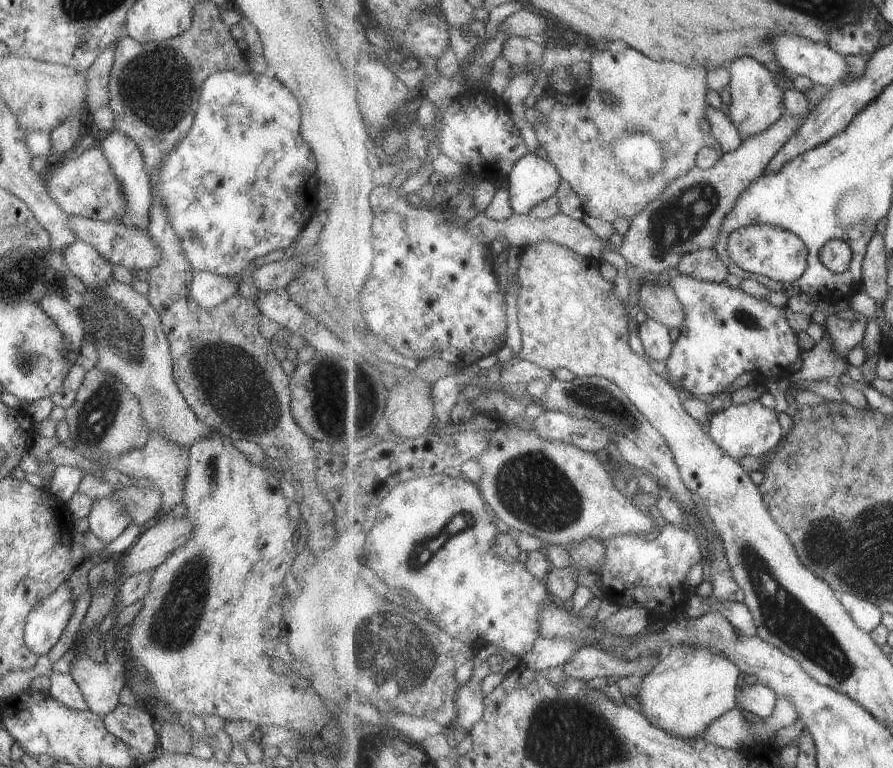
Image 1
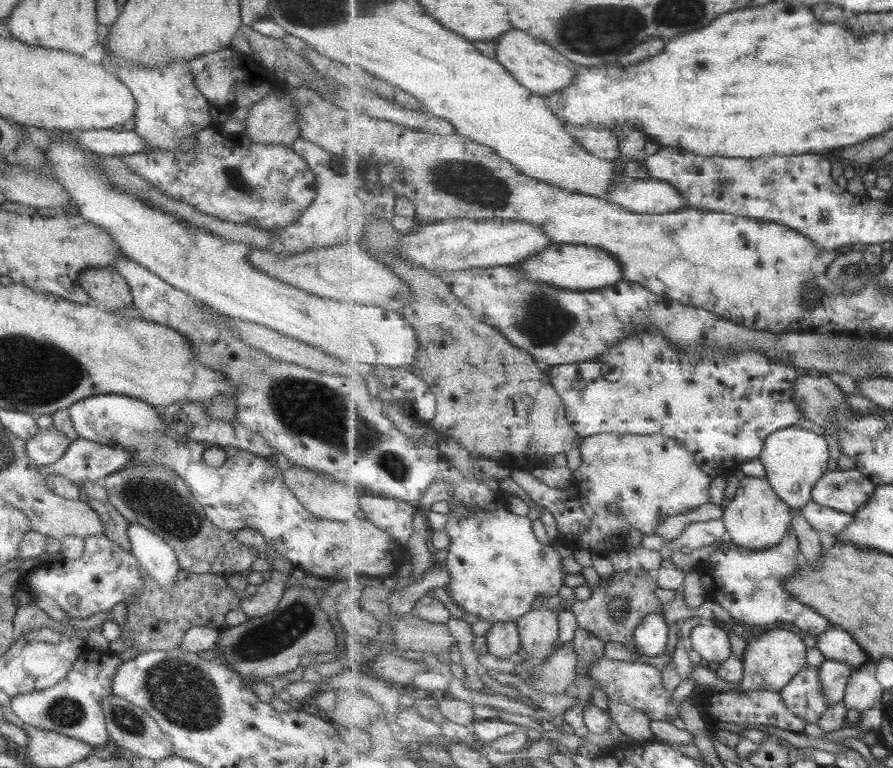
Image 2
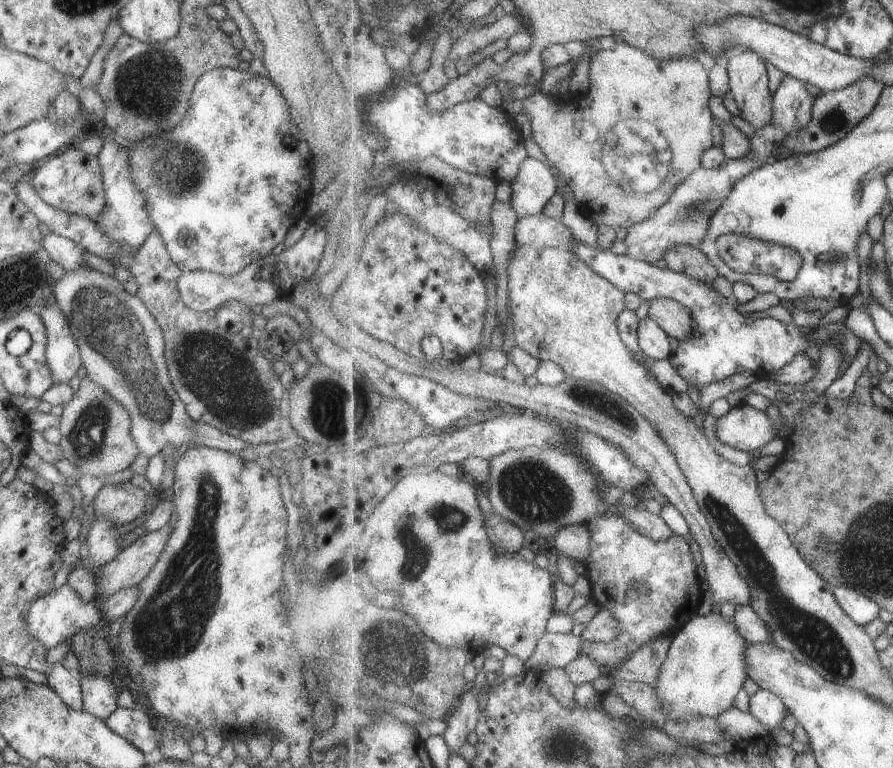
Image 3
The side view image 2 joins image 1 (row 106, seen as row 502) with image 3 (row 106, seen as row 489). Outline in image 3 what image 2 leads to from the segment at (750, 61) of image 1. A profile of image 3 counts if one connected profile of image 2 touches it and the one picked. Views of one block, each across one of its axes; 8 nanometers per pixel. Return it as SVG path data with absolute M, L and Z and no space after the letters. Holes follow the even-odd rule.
M742 51L726 61L730 76L730 87L741 119L753 129L760 129L772 123L774 94L769 92L769 68L765 58L755 51Z

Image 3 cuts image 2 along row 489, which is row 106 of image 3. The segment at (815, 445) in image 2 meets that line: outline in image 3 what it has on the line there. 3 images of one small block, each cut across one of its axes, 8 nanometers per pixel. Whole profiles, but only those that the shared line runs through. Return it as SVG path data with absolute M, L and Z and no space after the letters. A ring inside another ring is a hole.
M785 76L774 92L772 124L781 126L787 137L801 132L813 120L814 102L815 97L809 94L803 81Z

